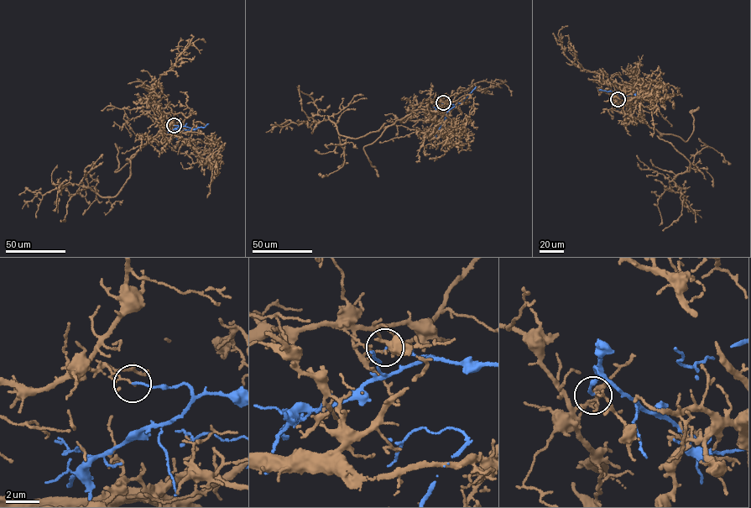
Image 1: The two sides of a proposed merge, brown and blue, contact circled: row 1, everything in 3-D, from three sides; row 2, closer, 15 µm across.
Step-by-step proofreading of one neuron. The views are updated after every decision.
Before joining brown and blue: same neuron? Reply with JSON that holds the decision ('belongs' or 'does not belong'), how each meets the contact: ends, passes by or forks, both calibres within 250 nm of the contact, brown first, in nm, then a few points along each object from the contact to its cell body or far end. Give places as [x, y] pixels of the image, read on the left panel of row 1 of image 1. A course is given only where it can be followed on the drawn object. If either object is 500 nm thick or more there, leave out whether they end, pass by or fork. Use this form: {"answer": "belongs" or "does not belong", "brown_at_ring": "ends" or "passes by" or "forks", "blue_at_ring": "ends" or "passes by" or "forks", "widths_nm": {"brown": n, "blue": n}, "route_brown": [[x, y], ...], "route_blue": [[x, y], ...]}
{"answer": "does not belong", "brown_at_ring": "ends", "blue_at_ring": "ends", "widths_nm": {"brown": 110, "blue": 120}, "route_brown": [[174, 125], [162, 126], [127, 159], [131, 173], [115, 196], [72, 184], [38, 192], [22, 209]], "route_blue": [[174, 125], [192, 129], [180, 132], [171, 126], [174, 136], [179, 139]]}

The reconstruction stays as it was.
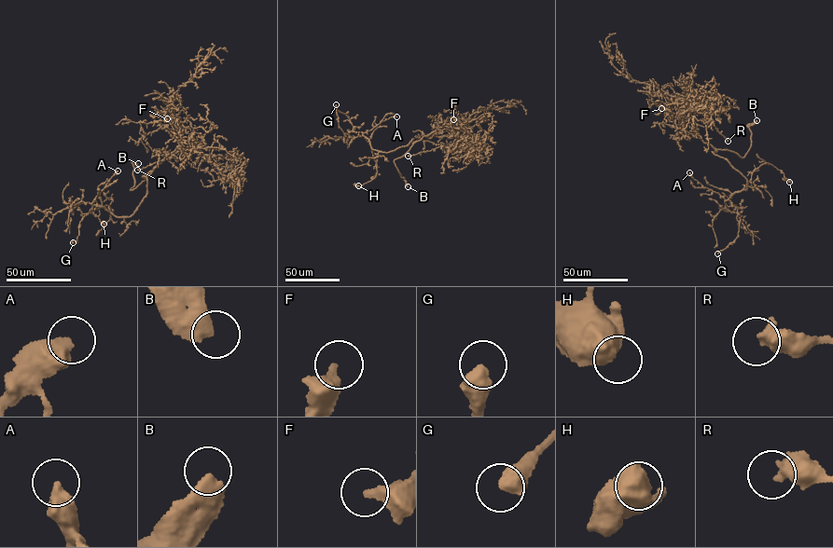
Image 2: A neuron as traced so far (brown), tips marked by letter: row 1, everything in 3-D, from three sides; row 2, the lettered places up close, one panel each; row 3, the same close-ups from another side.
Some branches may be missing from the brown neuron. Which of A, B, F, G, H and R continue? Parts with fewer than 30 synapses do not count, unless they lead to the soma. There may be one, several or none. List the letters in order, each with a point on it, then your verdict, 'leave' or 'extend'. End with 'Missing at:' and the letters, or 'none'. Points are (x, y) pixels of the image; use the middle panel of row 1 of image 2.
A: place (396, 116); leave
B: place (408, 186); extend
F: place (453, 119); extend
G: place (336, 104); leave
H: place (358, 185); leave
R: place (408, 156); leave
Missing at: B, F

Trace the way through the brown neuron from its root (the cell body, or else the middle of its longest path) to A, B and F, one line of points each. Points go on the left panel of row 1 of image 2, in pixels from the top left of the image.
A: (153, 170), (143, 176), (147, 181), (145, 195), (133, 213), (121, 217), (91, 203), (118, 171)
B: (153, 170), (145, 181), (130, 189), (134, 184), (131, 163), (138, 163)
F: (153, 170), (181, 148), (181, 129), (168, 111), (164, 116), (167, 118)

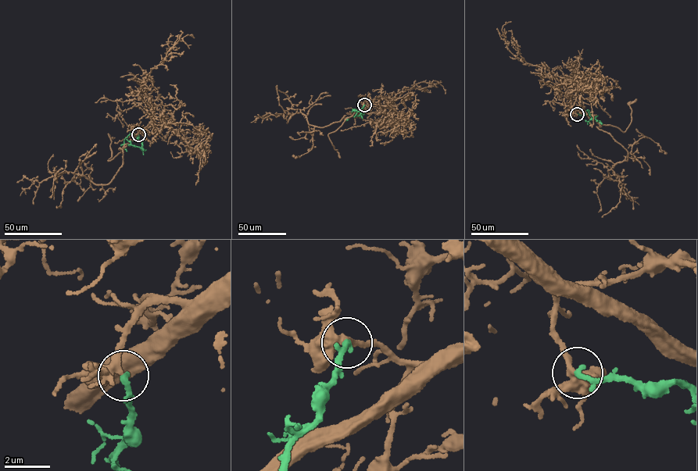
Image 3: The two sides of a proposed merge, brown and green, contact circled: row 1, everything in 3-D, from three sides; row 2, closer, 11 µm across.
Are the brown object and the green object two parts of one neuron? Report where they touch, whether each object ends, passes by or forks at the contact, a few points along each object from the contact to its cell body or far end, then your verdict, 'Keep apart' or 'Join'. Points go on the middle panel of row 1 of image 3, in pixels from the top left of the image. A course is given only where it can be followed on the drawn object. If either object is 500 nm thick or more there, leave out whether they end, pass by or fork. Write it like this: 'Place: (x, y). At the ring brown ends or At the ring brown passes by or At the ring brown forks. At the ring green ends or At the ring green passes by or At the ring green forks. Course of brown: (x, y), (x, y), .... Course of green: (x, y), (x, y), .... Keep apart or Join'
Place: (364, 105). At the ring brown passes by. At the ring green ends. Course of brown: (364, 105), (367, 105), (352, 115), (323, 127), (308, 123), (298, 109), (276, 116), (269, 113), (250, 122). Course of green: (364, 105), (362, 115), (360, 112), (352, 109). Join

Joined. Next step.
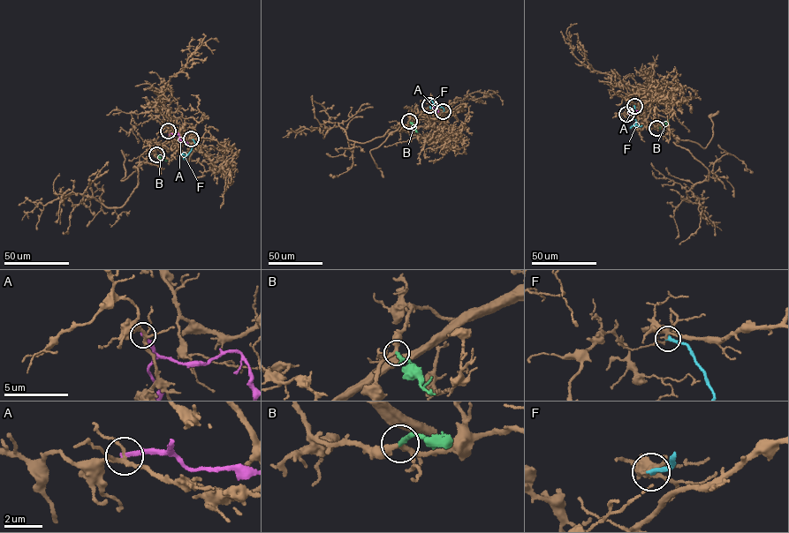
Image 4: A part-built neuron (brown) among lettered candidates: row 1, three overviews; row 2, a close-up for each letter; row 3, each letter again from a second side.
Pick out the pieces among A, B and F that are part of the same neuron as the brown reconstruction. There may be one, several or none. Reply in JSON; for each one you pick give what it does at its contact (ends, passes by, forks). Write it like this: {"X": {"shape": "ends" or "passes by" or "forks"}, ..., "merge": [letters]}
{"B": {"shape": "ends"}, "merge": ["B"]}

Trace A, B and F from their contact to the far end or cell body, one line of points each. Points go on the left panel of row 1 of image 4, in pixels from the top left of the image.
A: (168, 131), (178, 132), (179, 139), (187, 146)
B: (156, 154), (171, 160)
F: (191, 138), (195, 145), (183, 159), (185, 160)

